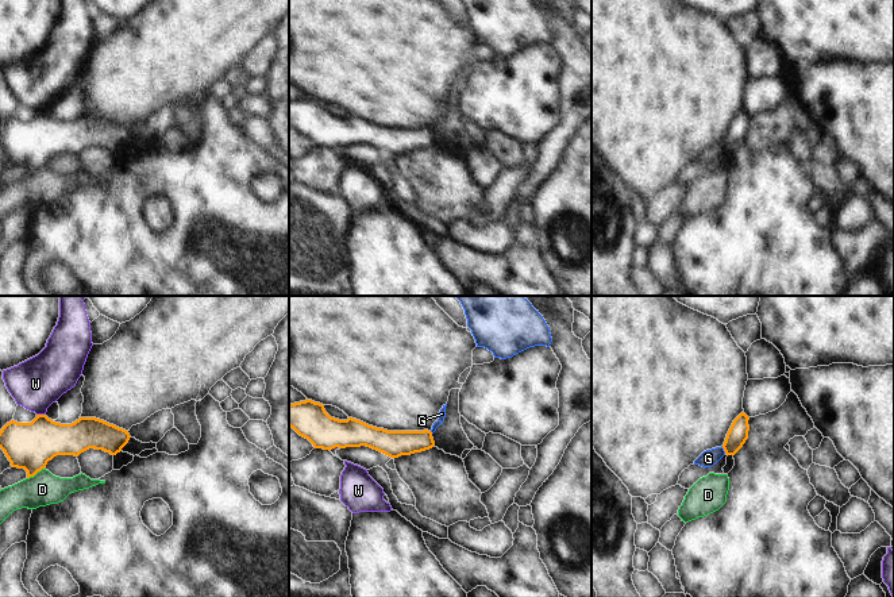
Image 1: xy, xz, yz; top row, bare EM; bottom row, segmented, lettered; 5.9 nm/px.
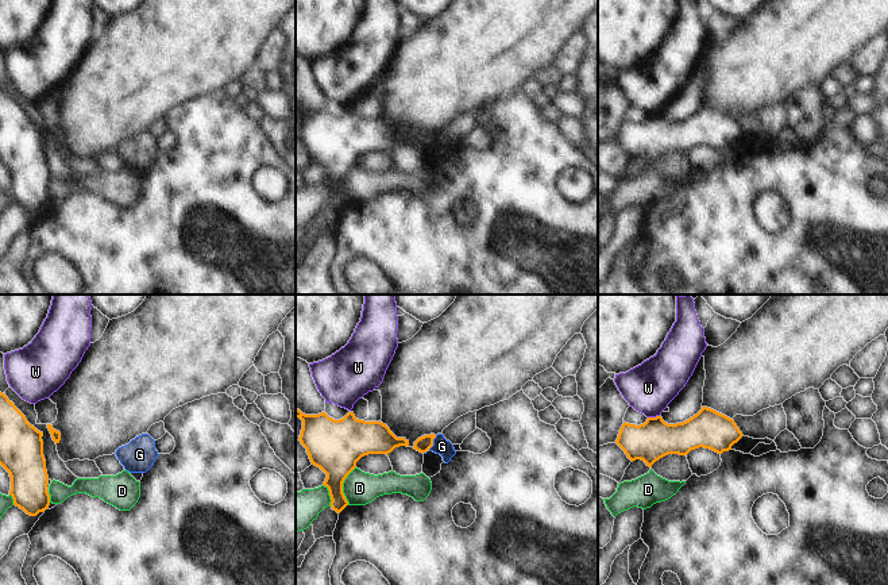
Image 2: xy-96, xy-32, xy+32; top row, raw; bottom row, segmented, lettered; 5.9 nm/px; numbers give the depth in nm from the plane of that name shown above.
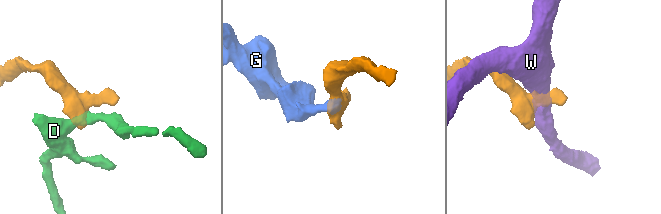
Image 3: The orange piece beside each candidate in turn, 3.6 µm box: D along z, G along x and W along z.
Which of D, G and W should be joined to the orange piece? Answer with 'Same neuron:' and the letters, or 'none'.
Same neuron: none

